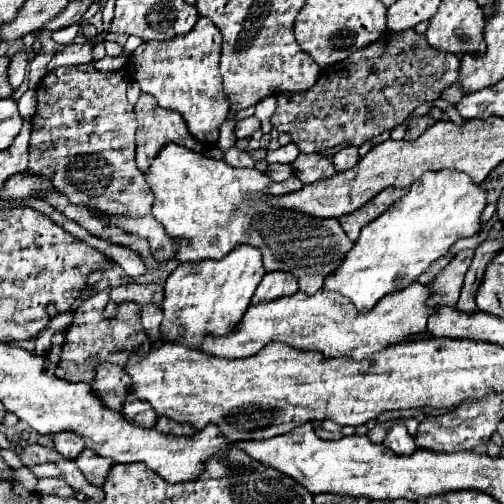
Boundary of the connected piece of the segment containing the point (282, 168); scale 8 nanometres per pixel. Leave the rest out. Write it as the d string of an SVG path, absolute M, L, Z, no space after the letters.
M274 163L274 165L270 165L270 167L268 167L266 175L268 175L272 181L284 181L284 179L288 179L288 177L292 175L292 169L290 169L290 165Z

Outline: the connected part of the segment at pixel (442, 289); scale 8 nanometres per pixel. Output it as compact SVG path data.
M472 251L456 253L456 257L448 263L444 273L440 273L440 277L436 277L432 285L428 285L428 289L432 289L432 297L428 297L428 307L434 307L434 305L438 307L444 303L456 305L470 261L472 261Z

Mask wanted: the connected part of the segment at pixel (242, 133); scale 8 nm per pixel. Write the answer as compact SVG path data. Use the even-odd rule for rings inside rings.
M251 116L248 119L242 119L236 123L236 137L244 137L248 139L256 129L260 129L260 121L256 121L256 117Z

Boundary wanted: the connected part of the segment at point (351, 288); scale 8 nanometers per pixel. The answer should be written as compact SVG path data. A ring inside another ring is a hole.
M442 171L442 173L426 173L418 183L410 187L410 191L400 197L388 211L384 211L376 221L368 223L354 247L346 253L344 261L324 279L324 289L340 293L348 297L360 313L368 313L384 295L404 289L414 283L416 277L438 257L446 255L450 245L458 237L470 237L480 231L480 213L486 207L486 193L464 173Z

